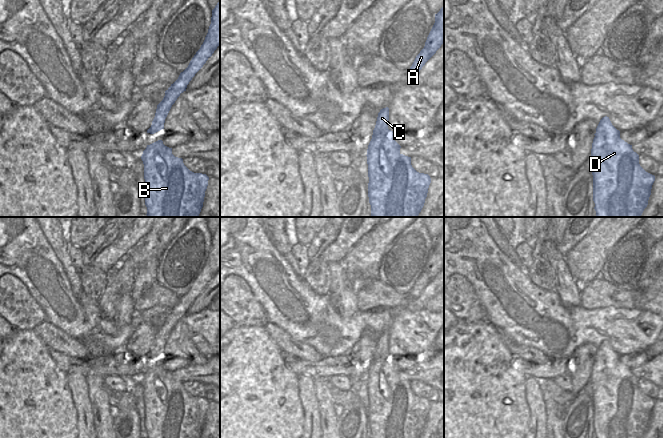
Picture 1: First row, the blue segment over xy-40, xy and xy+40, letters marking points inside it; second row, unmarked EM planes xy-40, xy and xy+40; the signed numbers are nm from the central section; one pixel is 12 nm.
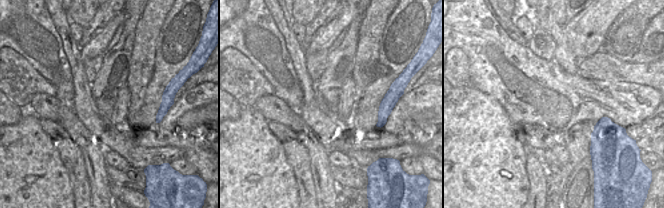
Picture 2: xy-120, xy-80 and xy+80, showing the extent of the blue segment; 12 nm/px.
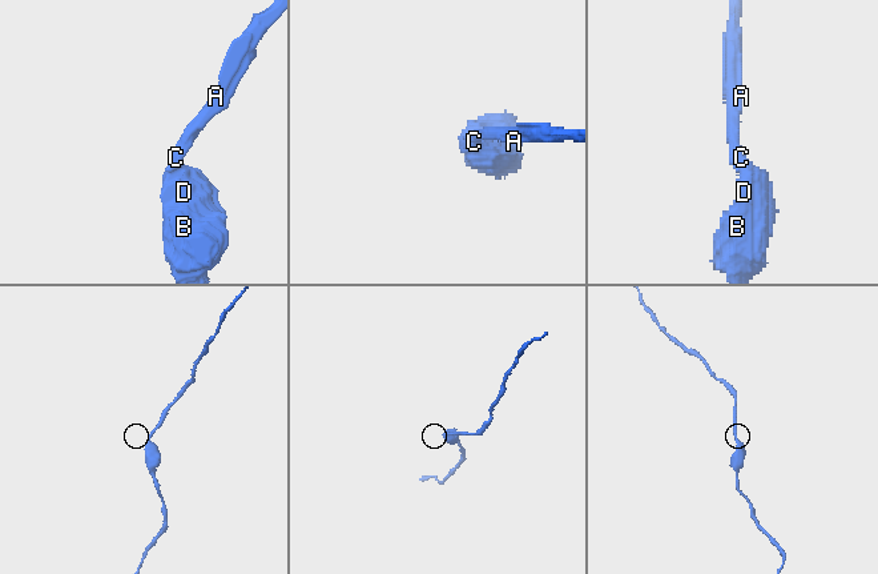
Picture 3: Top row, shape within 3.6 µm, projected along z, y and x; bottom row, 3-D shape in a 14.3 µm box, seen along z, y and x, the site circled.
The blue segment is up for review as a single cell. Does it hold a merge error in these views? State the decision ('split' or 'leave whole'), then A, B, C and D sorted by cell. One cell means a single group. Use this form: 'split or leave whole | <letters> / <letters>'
leave whole | A B C D

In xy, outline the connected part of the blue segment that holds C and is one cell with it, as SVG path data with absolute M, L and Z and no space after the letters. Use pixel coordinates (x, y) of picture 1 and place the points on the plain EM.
M386 331L378 337L367 373L371 438L419 438L431 402L417 396L411 389L411 381L400 377L401 370L388 353L388 344Z

